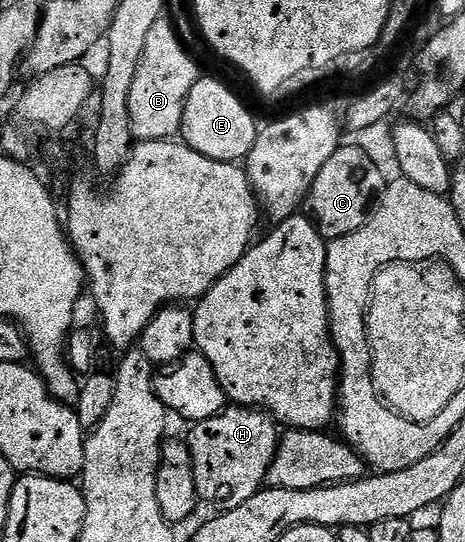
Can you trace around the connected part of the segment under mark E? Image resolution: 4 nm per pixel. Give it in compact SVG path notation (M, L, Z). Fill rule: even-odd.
M200 76L197 83L193 83L193 91L189 93L186 103L185 115L183 116L182 140L193 151L205 155L214 161L229 161L232 163L242 162L253 151L257 124L255 117L243 106L243 101L227 85L222 85L215 77Z

